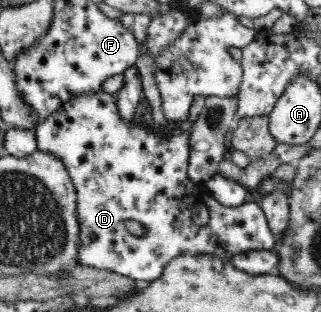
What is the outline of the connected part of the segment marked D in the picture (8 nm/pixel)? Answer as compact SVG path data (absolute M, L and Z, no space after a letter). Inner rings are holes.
M102 91L78 94L76 98L71 98L68 102L65 102L60 109L55 110L54 114L51 114L47 119L40 121L35 131L36 151L49 153L49 155L53 155L53 157L61 160L75 185L77 202L79 203L79 222L81 227L78 258L80 258L80 262L82 262L83 265L93 266L101 270L111 270L117 274L148 284L151 281L157 280L161 274L163 274L169 261L175 258L177 254L183 254L183 252L190 252L191 254L214 254L215 256L228 260L233 254L243 254L243 252L256 250L272 250L275 244L276 237L270 229L267 217L265 217L265 213L263 213L261 206L258 204L258 200L245 202L239 207L223 208L215 197L205 191L203 185L194 183L189 178L188 160L190 157L190 142L187 130L170 125L170 133L164 135L158 133L157 130L145 130L141 124L137 126L137 124L120 121L116 106L116 96L114 94ZM133 220L141 223L141 226L143 226L143 234L137 236L127 230L125 222Z

